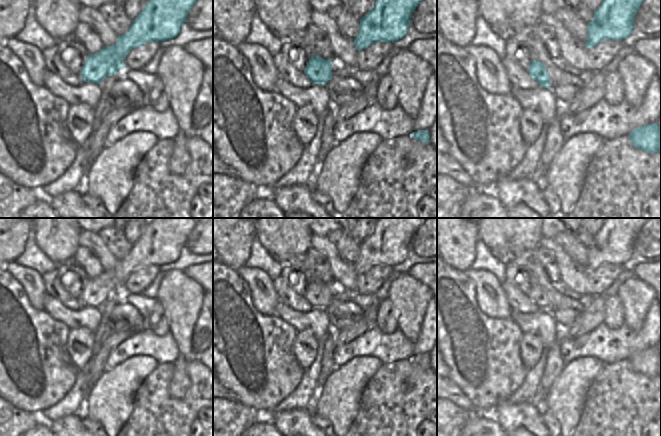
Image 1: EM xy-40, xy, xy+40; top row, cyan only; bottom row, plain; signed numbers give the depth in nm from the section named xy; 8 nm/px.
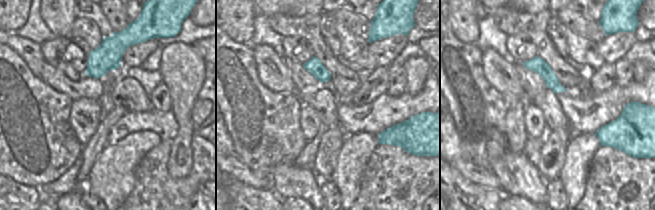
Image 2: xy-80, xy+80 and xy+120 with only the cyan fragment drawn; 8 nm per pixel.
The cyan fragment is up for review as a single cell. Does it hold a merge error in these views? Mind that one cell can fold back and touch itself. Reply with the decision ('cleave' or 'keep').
keep

